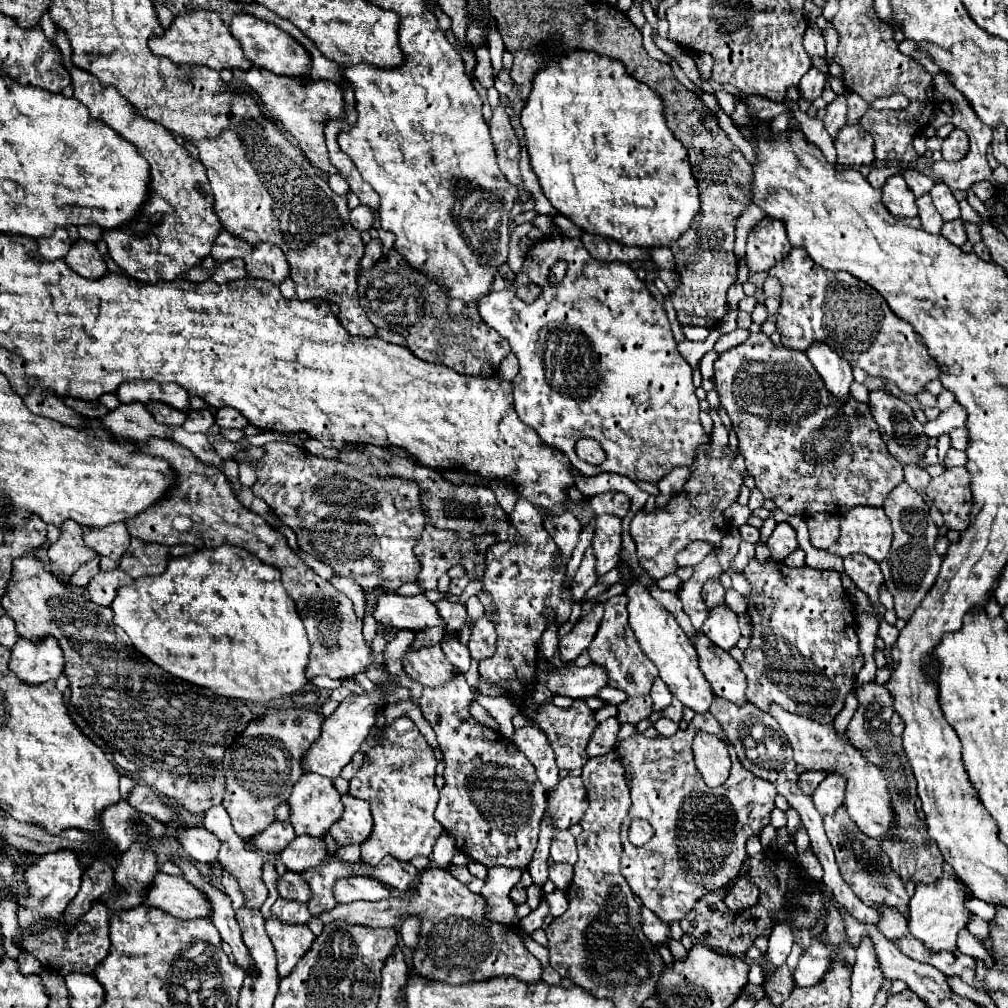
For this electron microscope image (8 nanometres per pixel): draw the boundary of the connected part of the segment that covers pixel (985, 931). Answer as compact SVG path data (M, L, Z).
M973 915L969 929L971 929L971 935L975 935L977 939L985 939L985 941L989 939L989 925L983 919L979 919L977 915Z

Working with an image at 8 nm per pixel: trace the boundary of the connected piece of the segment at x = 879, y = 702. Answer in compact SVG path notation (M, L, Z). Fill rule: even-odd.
M867 683L857 689L857 699L861 705L855 711L851 723L845 731L847 741L855 749L859 749L867 761L871 761L873 765L877 765L881 769L881 773L889 781L889 795L891 795L893 809L897 809L899 803L903 803L903 799L917 799L917 791L915 791L915 777L913 777L911 765L907 763L907 755L903 751L901 737L895 737L889 729L889 721L893 715L891 693L885 687L879 687L875 683Z

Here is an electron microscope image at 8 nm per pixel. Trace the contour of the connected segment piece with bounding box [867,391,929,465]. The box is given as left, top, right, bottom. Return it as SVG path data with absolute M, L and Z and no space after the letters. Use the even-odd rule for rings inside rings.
M869 391L869 403L867 405L869 405L871 415L875 417L875 421L879 425L881 437L887 439L889 453L895 459L899 459L903 465L907 465L907 463L921 465L923 463L923 455L927 451L927 441L929 439L923 435L923 425L913 417L911 407L905 401L893 397L893 395L885 393L885 391Z

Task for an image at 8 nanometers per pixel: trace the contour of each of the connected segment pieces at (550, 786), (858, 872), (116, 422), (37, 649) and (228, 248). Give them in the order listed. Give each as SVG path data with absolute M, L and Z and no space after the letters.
M531 721L515 731L515 745L529 757L531 765L537 769L537 777L545 791L553 791L559 783L559 767L555 763L555 753L547 743L547 737Z
M839 807L839 811L835 811L835 815L825 815L823 823L825 823L827 837L833 845L833 851L835 851L837 863L839 863L839 871L841 871L845 883L851 887L851 891L869 907L873 907L873 909L879 909L883 905L895 907L907 919L909 895L907 895L905 885L903 885L901 877L897 875L897 871L891 869L891 861L883 853L881 843L863 835L859 831L859 827L855 827L855 823L851 823L851 817L847 815L845 807Z
M139 401L109 411L107 415L101 417L101 421L111 429L113 435L131 441L147 443L153 437L171 439L171 427L165 423L157 423L153 415L145 409L145 405Z
M21 637L11 649L9 667L19 677L19 681L27 685L55 681L63 673L63 651L55 639L33 643Z
M225 229L219 233L215 245L213 245L213 259L215 261L231 261L231 259L243 259L253 247L249 243L245 243L243 239L237 239L233 235L229 235Z

